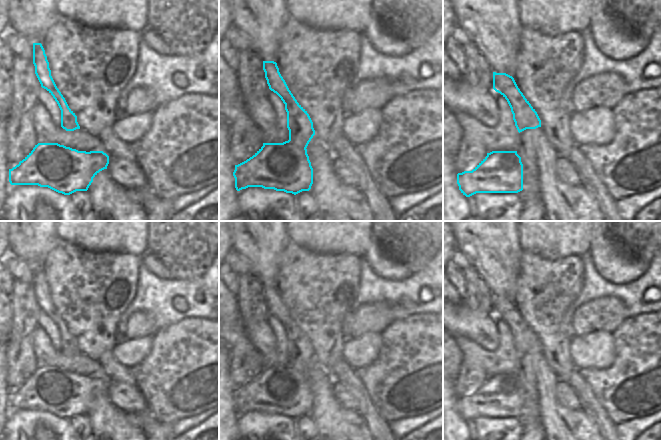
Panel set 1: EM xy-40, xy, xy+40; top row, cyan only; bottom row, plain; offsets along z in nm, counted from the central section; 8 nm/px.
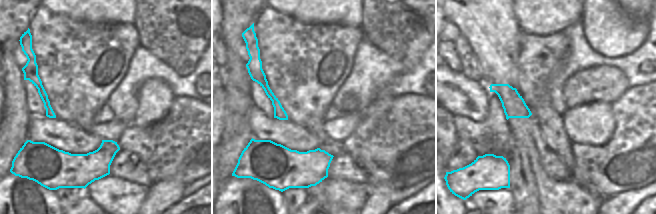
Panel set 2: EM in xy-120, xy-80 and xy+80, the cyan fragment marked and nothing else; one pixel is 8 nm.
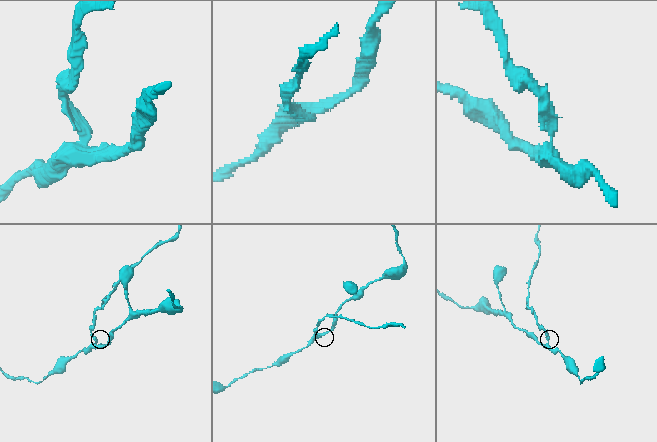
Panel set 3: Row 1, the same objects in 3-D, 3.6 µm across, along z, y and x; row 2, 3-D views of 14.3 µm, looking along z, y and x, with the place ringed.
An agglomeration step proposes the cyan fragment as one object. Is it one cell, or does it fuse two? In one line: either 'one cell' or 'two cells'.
two cells

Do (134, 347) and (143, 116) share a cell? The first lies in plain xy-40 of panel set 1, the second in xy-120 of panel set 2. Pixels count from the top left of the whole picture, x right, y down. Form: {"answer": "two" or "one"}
{"answer": "two"}

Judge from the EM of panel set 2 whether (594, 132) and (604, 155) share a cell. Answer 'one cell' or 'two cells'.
two cells

